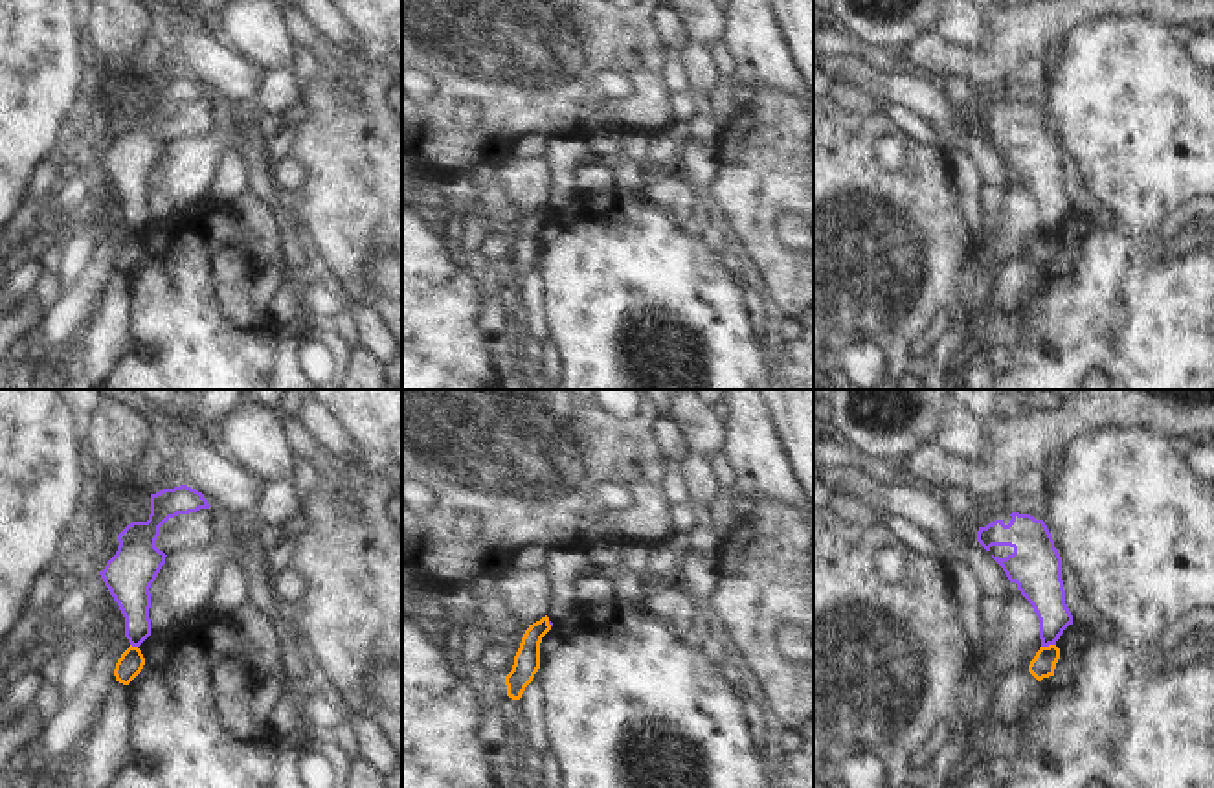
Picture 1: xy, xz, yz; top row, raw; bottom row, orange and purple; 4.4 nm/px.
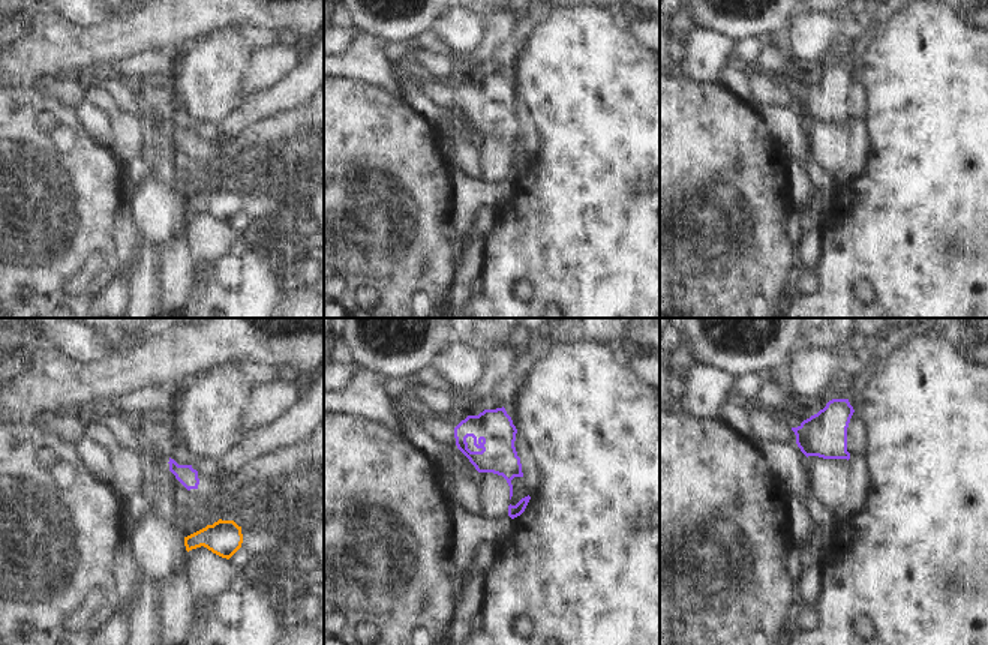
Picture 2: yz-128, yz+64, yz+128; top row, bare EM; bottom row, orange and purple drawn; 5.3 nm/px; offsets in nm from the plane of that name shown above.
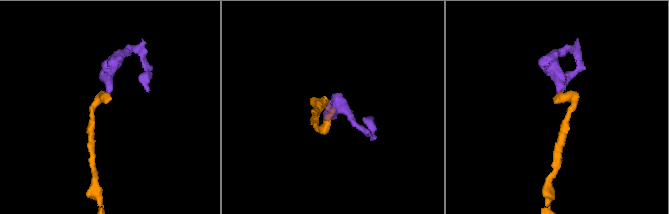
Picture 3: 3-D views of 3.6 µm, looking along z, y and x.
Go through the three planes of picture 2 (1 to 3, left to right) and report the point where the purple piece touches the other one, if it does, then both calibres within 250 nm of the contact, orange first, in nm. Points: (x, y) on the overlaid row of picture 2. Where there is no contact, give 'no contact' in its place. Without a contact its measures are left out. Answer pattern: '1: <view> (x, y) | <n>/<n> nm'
1: no contact
2: no contact
3: no contact

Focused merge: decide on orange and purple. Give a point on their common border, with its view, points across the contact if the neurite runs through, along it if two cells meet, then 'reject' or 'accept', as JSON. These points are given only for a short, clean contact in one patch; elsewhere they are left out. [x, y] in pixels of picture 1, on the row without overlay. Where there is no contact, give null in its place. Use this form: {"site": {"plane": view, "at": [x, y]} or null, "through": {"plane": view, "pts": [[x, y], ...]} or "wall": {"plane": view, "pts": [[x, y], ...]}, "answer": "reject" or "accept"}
{"site": {"plane": "yz", "at": [1049, 234]}, "wall": {"plane": "yz", "pts": [[1055, 232], [1042, 236]]}, "answer": "reject"}

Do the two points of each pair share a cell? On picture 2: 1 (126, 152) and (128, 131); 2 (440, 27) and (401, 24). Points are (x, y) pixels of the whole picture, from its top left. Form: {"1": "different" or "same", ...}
{"1": "same", "2": "different"}

